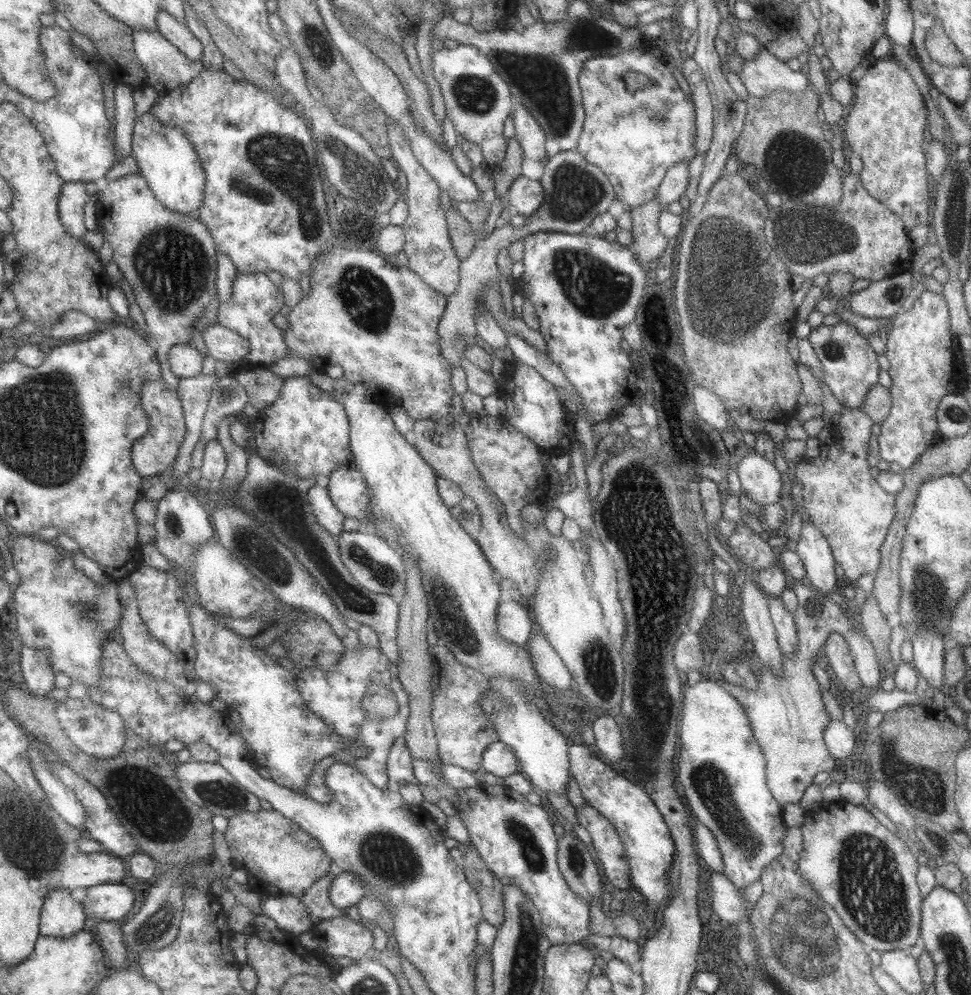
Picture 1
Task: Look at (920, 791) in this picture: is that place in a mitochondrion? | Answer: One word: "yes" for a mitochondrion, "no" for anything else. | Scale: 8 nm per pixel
yes

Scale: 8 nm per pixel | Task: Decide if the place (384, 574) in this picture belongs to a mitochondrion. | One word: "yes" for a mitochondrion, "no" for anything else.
yes

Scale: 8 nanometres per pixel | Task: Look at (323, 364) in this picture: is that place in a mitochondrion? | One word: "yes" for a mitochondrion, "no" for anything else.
no

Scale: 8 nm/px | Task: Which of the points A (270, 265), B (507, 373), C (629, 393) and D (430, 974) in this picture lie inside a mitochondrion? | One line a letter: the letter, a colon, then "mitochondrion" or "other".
A: other
B: other
C: other
D: other

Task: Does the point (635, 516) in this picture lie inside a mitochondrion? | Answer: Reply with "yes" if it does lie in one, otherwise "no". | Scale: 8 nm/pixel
yes

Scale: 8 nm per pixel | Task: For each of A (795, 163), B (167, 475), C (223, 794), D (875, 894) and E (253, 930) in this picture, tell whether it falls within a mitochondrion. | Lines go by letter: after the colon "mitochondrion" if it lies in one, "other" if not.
A: mitochondrion
B: other
C: mitochondrion
D: mitochondrion
E: other

